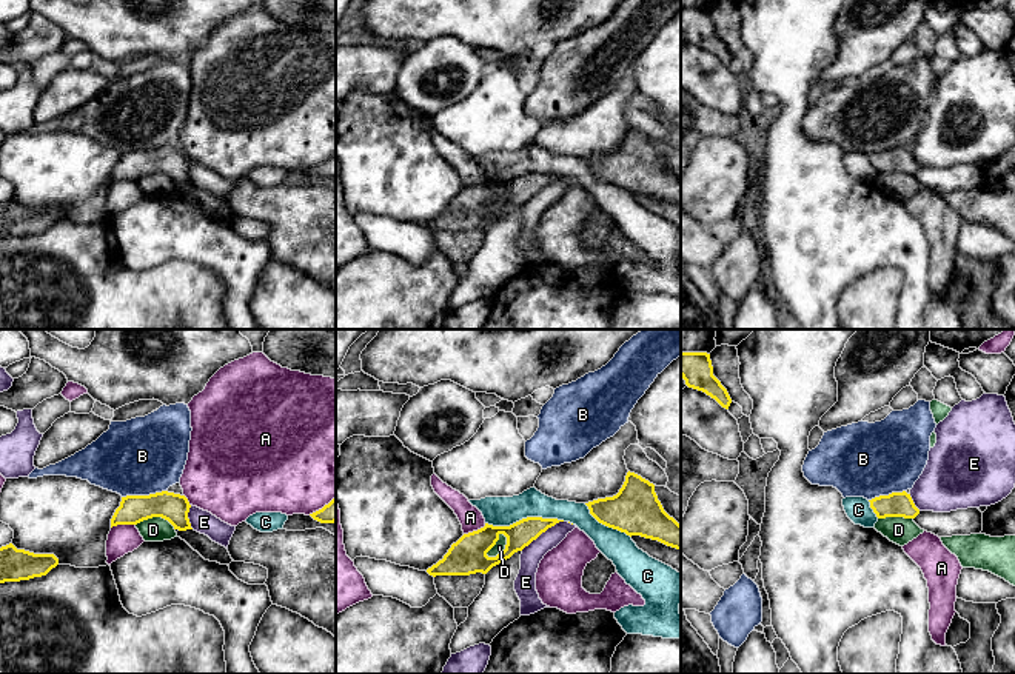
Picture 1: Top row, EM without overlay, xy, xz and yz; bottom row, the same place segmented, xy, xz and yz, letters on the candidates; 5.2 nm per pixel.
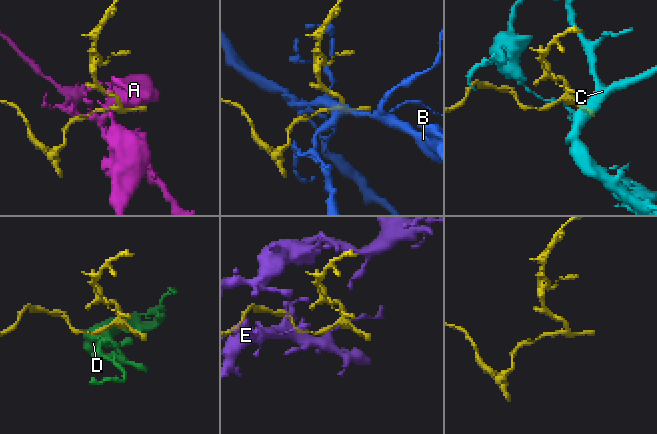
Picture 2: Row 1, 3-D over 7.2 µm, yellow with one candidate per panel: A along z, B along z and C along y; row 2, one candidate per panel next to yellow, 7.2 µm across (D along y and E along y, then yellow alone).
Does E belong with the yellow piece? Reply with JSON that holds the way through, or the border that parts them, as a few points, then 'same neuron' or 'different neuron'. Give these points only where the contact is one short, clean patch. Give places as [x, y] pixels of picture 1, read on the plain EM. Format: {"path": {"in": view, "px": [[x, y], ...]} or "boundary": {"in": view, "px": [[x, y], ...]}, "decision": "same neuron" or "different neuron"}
{"decision": "different neuron"}

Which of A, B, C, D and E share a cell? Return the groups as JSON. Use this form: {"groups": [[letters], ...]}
{"groups": [["A"], ["B"], ["C"], ["D"], ["E"]]}

